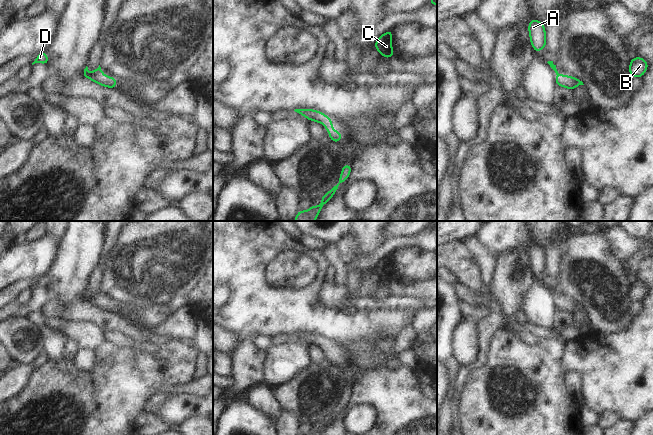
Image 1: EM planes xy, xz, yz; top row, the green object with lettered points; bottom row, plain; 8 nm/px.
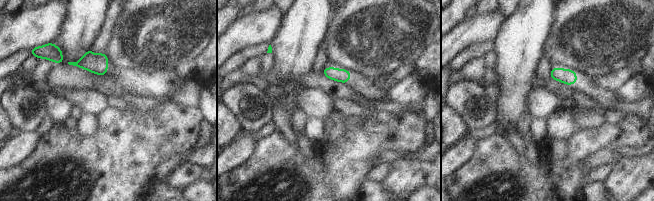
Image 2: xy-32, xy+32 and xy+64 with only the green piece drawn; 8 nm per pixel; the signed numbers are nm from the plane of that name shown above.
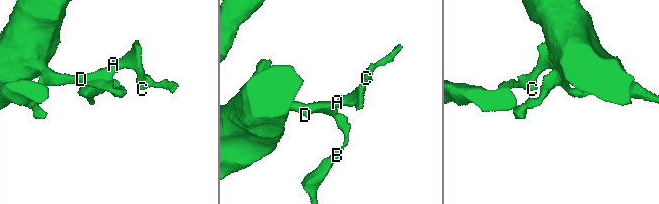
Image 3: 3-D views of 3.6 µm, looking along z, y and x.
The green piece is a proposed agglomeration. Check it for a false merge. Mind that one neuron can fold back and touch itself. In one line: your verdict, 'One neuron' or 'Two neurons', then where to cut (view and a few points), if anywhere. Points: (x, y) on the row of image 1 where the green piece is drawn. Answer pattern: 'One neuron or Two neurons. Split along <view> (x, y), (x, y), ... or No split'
One neuron. No split

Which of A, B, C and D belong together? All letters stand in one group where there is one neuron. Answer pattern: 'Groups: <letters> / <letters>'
Groups: A B C D

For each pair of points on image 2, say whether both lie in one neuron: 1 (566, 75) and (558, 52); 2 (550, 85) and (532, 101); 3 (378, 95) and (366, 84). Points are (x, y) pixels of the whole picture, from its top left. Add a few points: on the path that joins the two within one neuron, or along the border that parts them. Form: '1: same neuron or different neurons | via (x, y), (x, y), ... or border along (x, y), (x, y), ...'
1: different neurons | border along (553, 67), (570, 68), (577, 74), (586, 75)
2: different neurons | border along (533, 86), (546, 88), (561, 100)
3: same neuron | via (375, 93), (369, 87)

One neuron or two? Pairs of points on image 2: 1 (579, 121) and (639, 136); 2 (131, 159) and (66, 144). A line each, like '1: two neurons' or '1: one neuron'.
1: two neurons
2: one neuron

